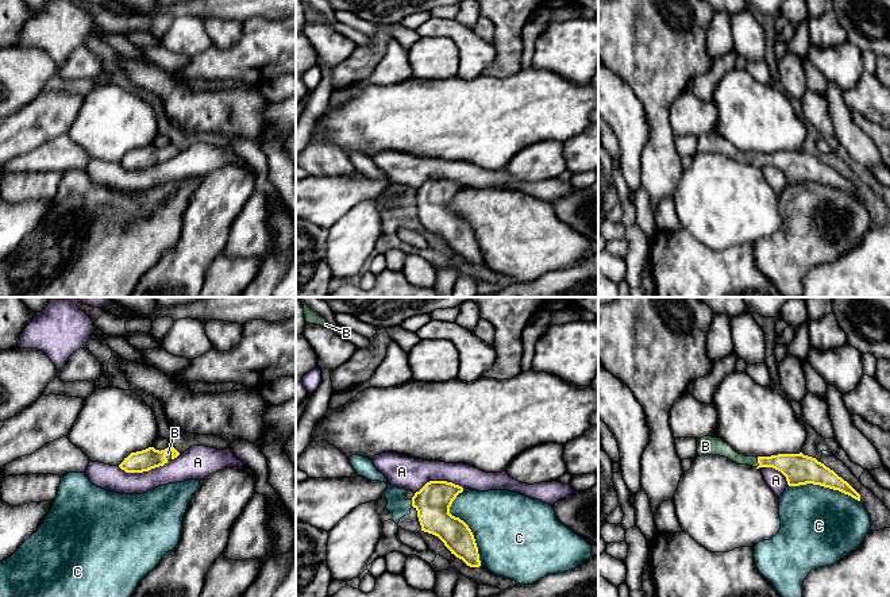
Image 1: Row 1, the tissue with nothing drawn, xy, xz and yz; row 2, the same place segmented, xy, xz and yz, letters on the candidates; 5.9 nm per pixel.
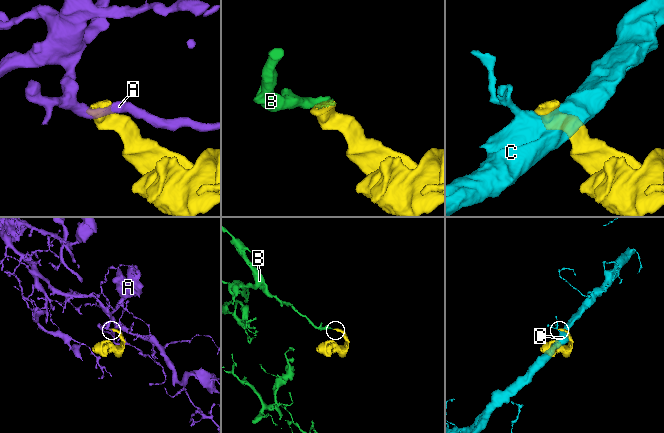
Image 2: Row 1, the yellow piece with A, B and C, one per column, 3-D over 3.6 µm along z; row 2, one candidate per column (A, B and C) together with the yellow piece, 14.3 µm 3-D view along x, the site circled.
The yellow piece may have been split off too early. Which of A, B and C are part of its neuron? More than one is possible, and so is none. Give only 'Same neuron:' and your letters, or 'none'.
Same neuron: B

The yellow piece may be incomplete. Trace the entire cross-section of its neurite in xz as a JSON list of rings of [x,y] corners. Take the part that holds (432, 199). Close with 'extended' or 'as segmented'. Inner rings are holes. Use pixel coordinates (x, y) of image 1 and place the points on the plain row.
[[[429,178],[412,194],[421,228],[438,234],[456,255],[479,265],[479,251],[469,223],[450,211],[450,204],[463,185],[447,178]]]; as segmented

